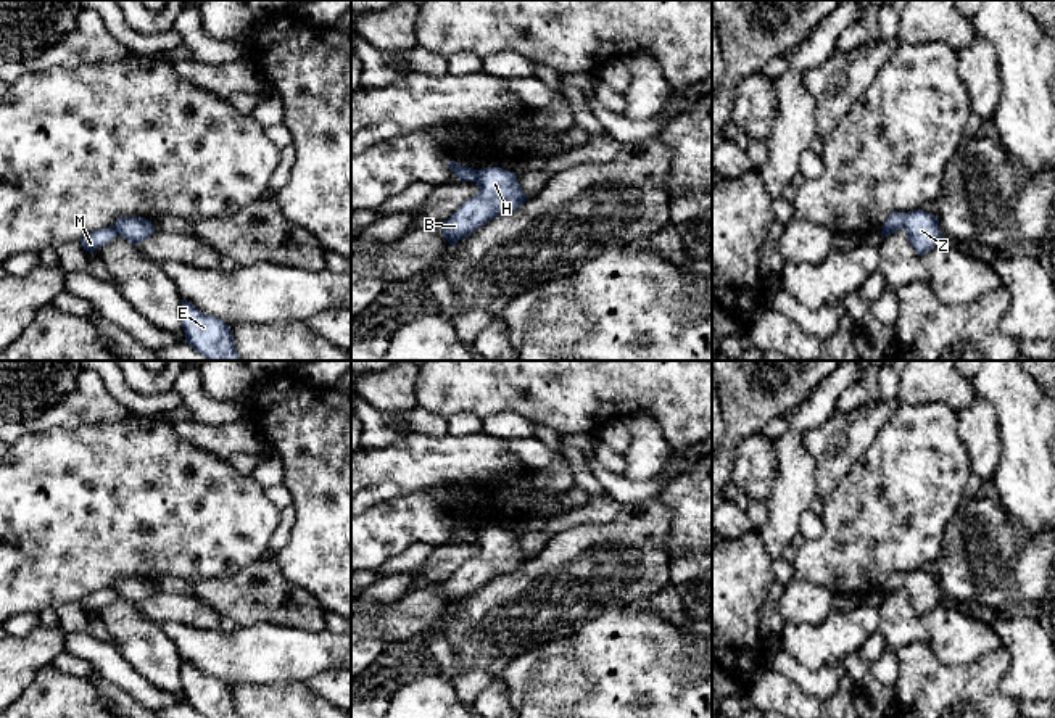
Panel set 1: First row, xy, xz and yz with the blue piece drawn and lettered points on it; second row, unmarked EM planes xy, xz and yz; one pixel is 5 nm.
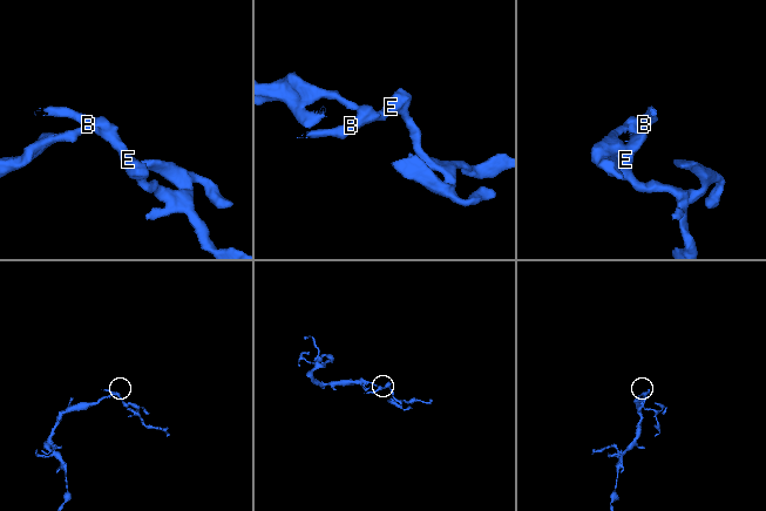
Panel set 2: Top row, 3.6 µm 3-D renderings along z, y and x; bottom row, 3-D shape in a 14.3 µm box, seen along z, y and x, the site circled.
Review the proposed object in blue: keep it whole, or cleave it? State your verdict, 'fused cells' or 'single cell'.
fused cells

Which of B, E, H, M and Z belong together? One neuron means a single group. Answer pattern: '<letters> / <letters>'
B E H Z / M

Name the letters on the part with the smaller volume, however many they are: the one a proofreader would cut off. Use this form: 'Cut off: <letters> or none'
Cut off: B, E, H, Z

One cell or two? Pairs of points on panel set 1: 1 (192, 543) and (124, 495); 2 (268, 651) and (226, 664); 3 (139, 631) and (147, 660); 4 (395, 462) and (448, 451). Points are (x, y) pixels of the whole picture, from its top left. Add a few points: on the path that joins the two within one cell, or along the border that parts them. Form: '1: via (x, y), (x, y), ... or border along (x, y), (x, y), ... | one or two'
1: via (176, 527), (155, 506), (140, 503) | one
2: via (258, 654), (235, 657) | one
3: via (139, 638), (147, 647), (147, 654) | one
4: via (408, 462), (435, 459) | one

